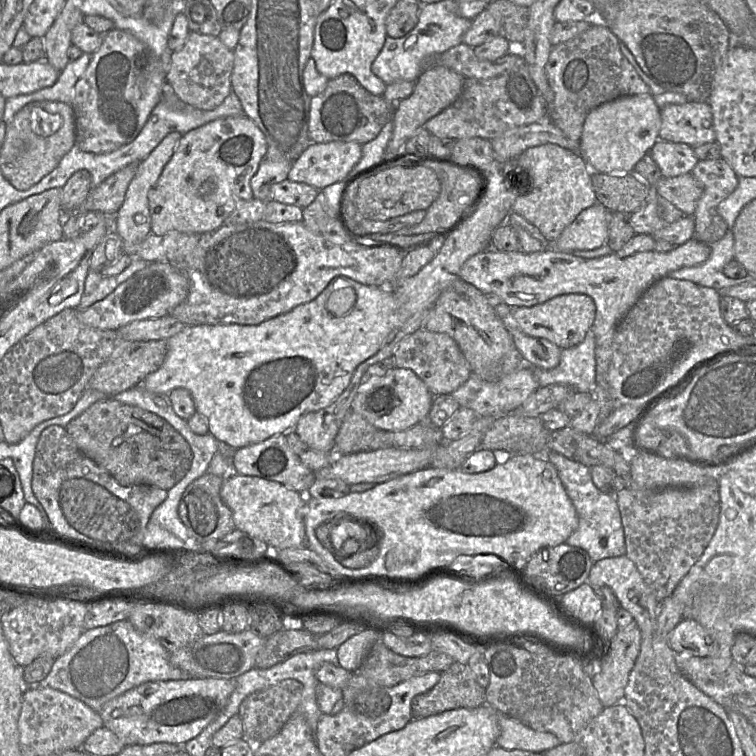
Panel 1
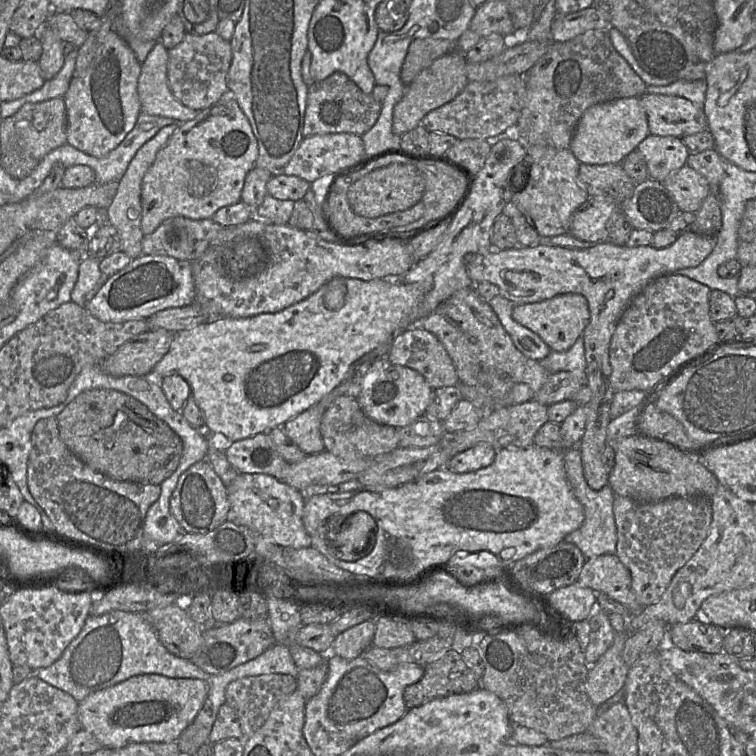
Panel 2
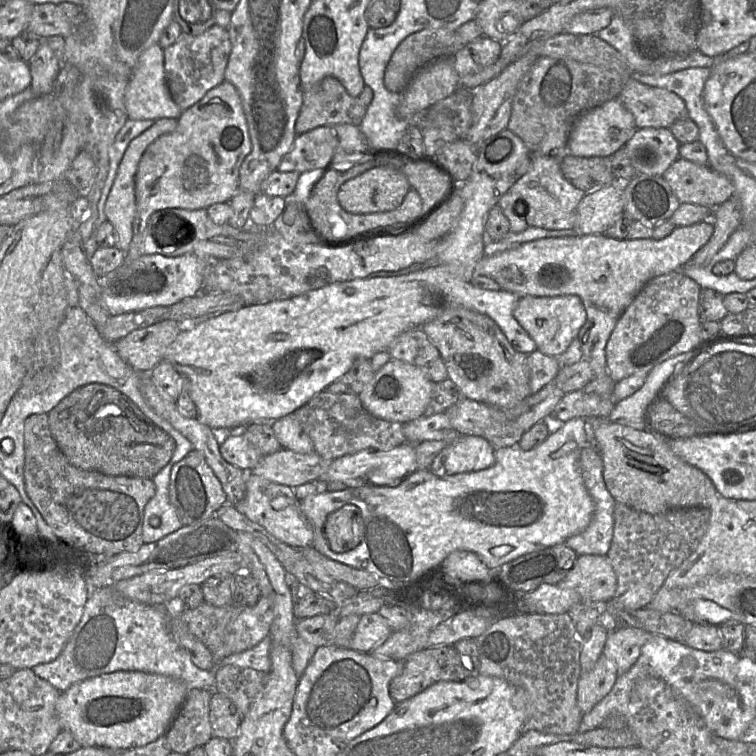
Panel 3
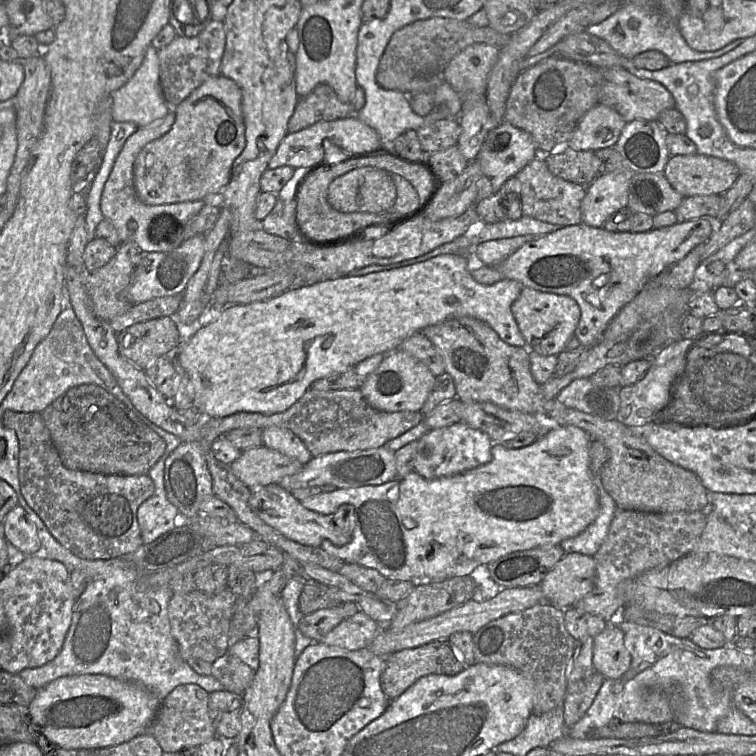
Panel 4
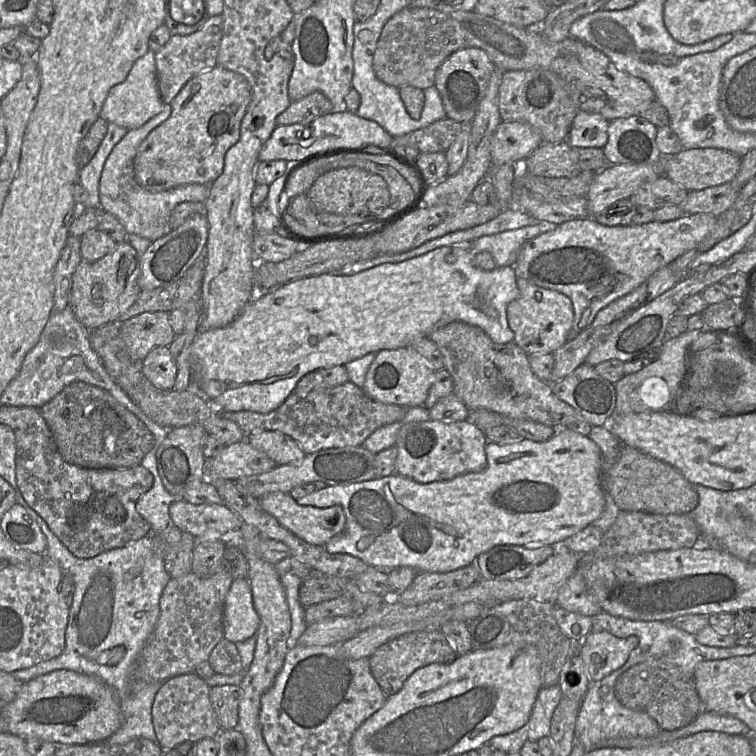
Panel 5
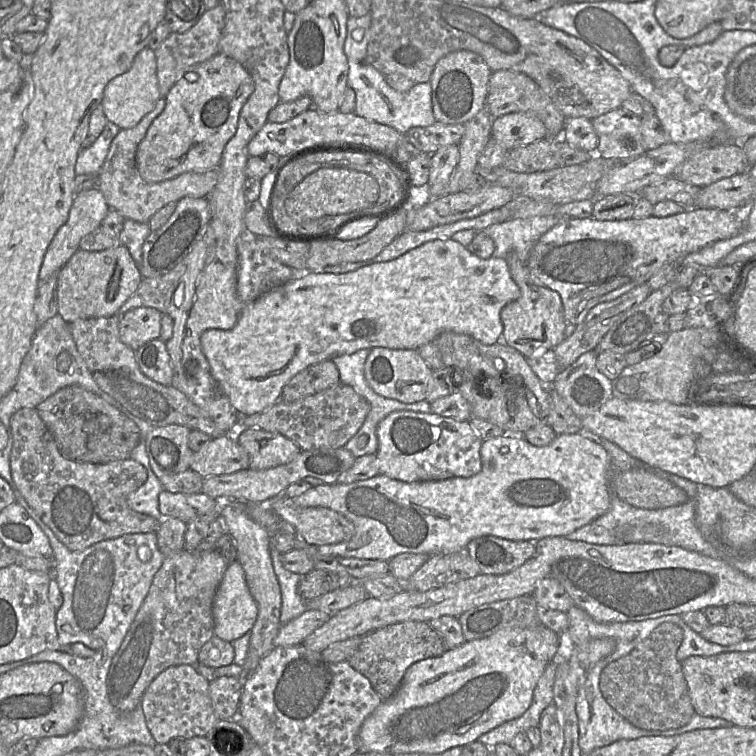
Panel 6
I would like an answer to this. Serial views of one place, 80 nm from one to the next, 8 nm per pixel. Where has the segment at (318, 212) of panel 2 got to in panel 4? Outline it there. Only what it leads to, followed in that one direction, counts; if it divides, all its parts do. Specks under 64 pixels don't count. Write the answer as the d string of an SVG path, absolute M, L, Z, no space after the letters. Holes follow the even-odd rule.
M314 168L294 169L292 178L277 193L278 199L273 210L260 221L260 226L264 231L289 241L311 243L308 234L299 228L296 222L297 189L310 169Z

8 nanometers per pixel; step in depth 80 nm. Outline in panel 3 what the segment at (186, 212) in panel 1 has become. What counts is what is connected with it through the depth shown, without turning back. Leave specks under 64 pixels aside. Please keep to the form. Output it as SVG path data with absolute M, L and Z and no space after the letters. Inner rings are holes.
M224 80L210 89L201 100L182 111L177 127L150 144L143 153L135 175L136 215L133 220L133 236L124 264L144 254L143 239L147 220L152 213L167 208L187 210L207 209L212 204L229 203L239 190L239 169L251 151L247 121L240 95L233 84Z

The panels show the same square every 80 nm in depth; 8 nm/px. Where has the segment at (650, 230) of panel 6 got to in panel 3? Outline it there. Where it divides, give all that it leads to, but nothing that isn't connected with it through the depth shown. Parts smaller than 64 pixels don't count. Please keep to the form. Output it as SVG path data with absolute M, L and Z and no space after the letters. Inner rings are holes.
M704 220L690 226L675 227L670 235L660 240L652 237L645 239L614 239L606 234L578 234L575 236L542 238L491 256L484 255L476 264L475 275L491 278L502 290L512 292L518 297L579 296L587 314L586 322L577 337L581 342L583 359L589 362L593 371L593 378L603 378L608 375L607 342L625 309L650 280L683 268L695 253L710 240L713 233L713 221Z

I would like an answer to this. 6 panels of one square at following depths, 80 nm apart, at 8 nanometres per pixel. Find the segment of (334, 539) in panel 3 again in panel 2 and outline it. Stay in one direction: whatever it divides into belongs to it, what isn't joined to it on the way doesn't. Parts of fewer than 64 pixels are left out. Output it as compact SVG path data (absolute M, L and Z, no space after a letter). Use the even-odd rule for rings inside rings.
M358 511L358 512L355 512L355 513L351 514L351 515L349 515L349 516L345 517L345 521L343 522L341 528L339 528L338 532L336 533L336 539L335 539L335 540L330 540L330 539L328 538L328 530L329 530L329 528L330 528L331 522L332 522L332 520L328 522L328 529L327 529L326 533L325 533L325 543L326 543L326 546L327 546L327 548L329 549L329 551L330 551L335 557L337 557L337 558L339 558L339 559L341 559L341 560L344 560L344 561L355 562L355 561L358 561L359 559L367 556L367 555L370 554L370 552L373 550L373 548L374 548L374 546L375 546L375 544L376 544L377 527L376 527L376 524L375 524L374 519L371 517L370 514L368 514L368 513L364 512L364 511Z

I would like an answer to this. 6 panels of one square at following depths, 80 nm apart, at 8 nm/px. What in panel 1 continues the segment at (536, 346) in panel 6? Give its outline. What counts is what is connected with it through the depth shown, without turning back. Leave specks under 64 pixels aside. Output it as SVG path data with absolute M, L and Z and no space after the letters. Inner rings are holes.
M563 294L542 304L513 308L513 316L521 330L532 337L545 338L562 350L576 346L591 330L596 315L596 305L586 294Z

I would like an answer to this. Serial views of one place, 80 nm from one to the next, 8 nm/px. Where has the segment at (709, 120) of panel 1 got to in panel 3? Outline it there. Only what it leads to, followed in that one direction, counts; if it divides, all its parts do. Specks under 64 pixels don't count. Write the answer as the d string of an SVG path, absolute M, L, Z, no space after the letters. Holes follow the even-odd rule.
M631 77L625 83L619 99L632 113L638 128L668 128L677 120L687 118L685 102L663 88L641 83Z

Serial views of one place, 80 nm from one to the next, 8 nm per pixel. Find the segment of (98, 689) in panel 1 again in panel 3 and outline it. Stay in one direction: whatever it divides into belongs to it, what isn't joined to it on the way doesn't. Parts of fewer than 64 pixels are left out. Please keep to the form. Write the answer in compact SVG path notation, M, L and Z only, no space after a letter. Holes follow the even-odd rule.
M113 585L99 587L89 594L82 618L60 655L52 662L36 665L31 670L60 692L77 682L117 671L140 671L164 675L182 681L189 689L214 691L216 685L214 671L202 670L194 665L188 653L172 638L168 605L151 606L132 601L115 590Z

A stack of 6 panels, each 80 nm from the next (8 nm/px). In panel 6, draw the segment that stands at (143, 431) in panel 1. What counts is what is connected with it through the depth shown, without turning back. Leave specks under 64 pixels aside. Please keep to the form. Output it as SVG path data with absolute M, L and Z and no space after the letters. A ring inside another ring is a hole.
M78 385L58 390L40 403L36 410L51 432L61 454L70 460L102 464L129 459L132 450L139 445L143 438L143 433L132 419L100 395Z

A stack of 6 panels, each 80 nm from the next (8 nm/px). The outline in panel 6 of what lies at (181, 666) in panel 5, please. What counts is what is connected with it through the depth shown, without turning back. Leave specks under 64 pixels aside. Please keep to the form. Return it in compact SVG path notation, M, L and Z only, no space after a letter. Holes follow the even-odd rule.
M183 549L164 557L162 566L155 574L149 592L112 657L108 669L106 688L116 709L120 712L135 709L151 682L165 669L182 664L198 664L201 647L215 635L213 602L228 564L226 558L215 550L190 552Z

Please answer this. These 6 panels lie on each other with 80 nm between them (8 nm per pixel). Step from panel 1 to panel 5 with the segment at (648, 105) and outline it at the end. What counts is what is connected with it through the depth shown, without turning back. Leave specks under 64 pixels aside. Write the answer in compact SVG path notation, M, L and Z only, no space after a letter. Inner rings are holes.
M580 111L574 118L566 142L572 147L603 148L610 121L597 113Z

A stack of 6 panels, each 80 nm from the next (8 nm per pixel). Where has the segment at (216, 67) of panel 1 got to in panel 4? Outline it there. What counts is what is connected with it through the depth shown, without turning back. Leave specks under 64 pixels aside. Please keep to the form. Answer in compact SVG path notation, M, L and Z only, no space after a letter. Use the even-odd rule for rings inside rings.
M212 19L196 36L176 36L169 44L157 50L160 86L171 112L205 80L220 74L225 42L223 21Z

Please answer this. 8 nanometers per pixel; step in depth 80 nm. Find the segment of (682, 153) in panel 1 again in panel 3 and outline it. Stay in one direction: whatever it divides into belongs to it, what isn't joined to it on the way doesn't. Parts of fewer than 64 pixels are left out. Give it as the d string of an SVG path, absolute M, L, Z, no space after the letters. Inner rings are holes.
M638 128L624 148L638 174L663 176L679 156L680 143L668 128Z

